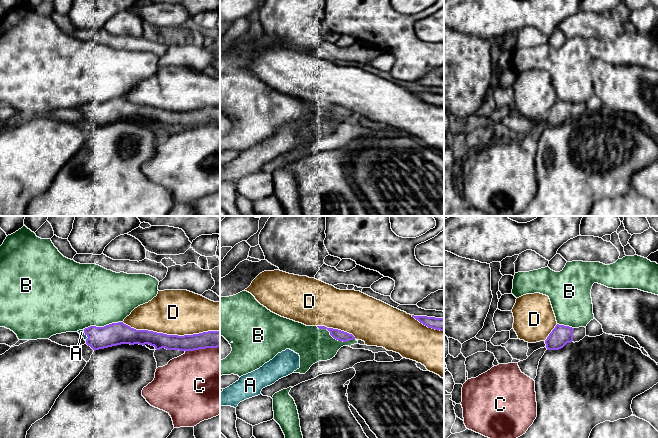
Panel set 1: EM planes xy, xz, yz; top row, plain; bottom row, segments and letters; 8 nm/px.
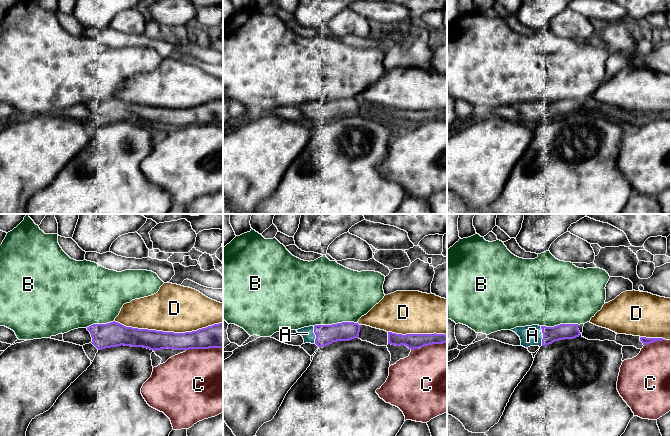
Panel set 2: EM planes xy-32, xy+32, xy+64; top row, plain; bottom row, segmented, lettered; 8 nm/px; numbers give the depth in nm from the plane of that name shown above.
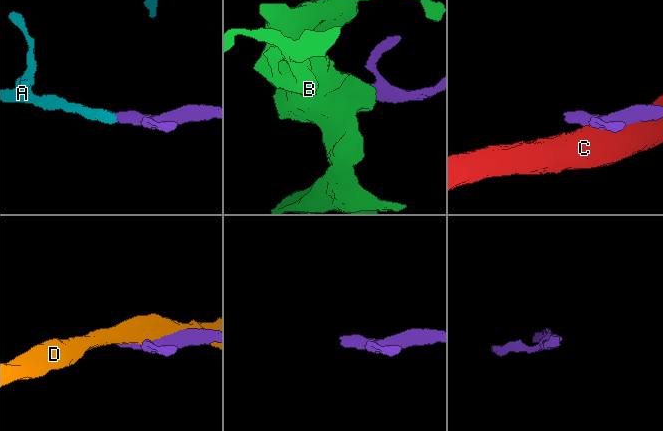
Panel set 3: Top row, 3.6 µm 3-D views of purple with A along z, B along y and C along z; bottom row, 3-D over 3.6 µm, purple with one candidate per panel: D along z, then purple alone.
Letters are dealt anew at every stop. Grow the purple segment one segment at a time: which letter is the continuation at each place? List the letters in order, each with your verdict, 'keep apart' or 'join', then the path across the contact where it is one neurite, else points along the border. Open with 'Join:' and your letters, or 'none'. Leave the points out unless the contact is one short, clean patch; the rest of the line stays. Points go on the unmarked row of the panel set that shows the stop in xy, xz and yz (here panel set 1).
Join: A
A: join
B: keep apart
C: keep apart
D: keep apart

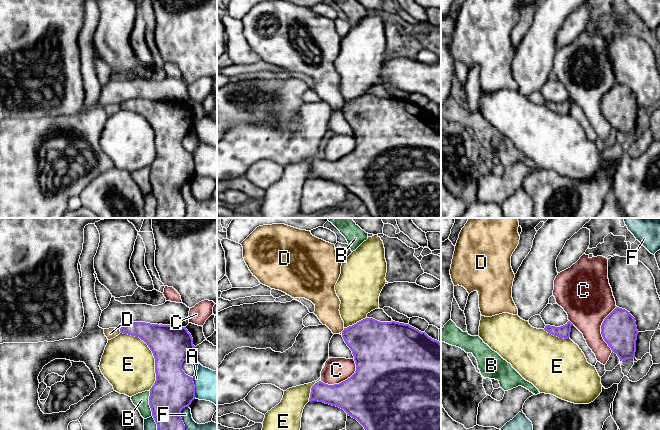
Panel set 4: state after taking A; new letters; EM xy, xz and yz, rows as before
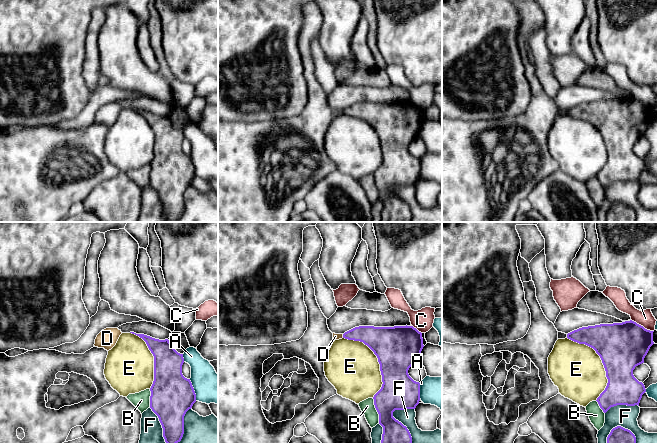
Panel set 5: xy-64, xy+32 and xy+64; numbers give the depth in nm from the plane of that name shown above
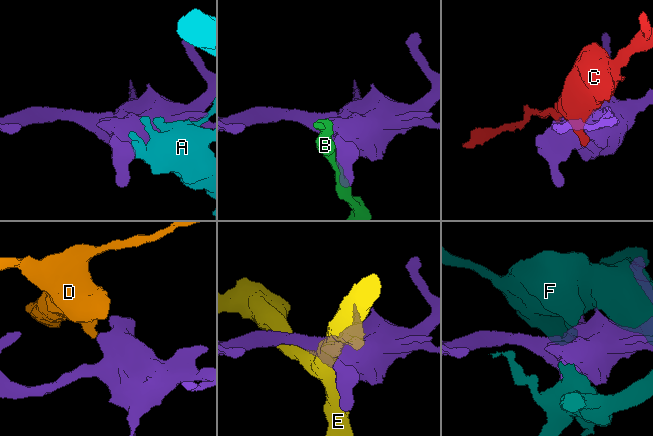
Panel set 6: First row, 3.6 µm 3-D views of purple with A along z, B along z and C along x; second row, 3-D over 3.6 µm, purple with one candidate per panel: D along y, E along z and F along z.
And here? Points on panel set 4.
Join: none
A: keep apart
B: keep apart
C: keep apart
D: keep apart; border along xy (119, 105), (121, 108)
E: keep apart
F: keep apart

